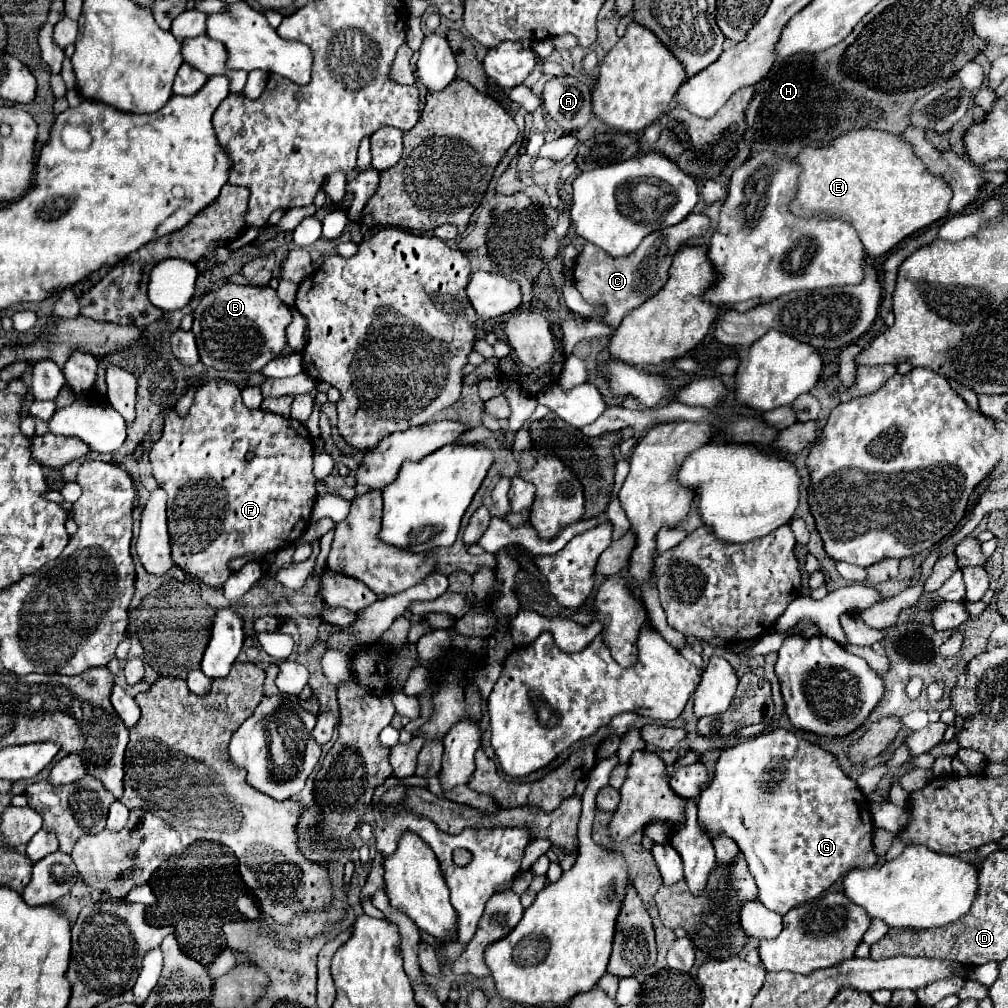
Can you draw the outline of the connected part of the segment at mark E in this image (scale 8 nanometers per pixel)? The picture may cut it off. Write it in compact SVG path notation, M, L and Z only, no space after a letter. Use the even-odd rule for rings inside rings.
M873 128L851 130L847 134L841 134L829 146L805 148L797 156L797 162L803 166L803 172L799 178L799 192L791 202L789 210L801 218L819 216L849 220L857 230L859 240L863 242L863 248L869 258L879 258L891 252L901 240L905 240L917 230L935 224L949 212L949 200L953 196L949 184L941 176L933 176L925 168L921 158L913 154L911 144L901 134L891 134Z

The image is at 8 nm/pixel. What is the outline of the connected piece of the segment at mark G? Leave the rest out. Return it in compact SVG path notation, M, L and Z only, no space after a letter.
M783 728L763 732L723 750L715 766L715 776L701 792L697 808L709 836L727 834L737 842L757 882L759 902L777 914L787 914L791 908L817 898L851 868L877 864L871 840L873 820L865 794L857 788L855 780L845 776L833 754Z

